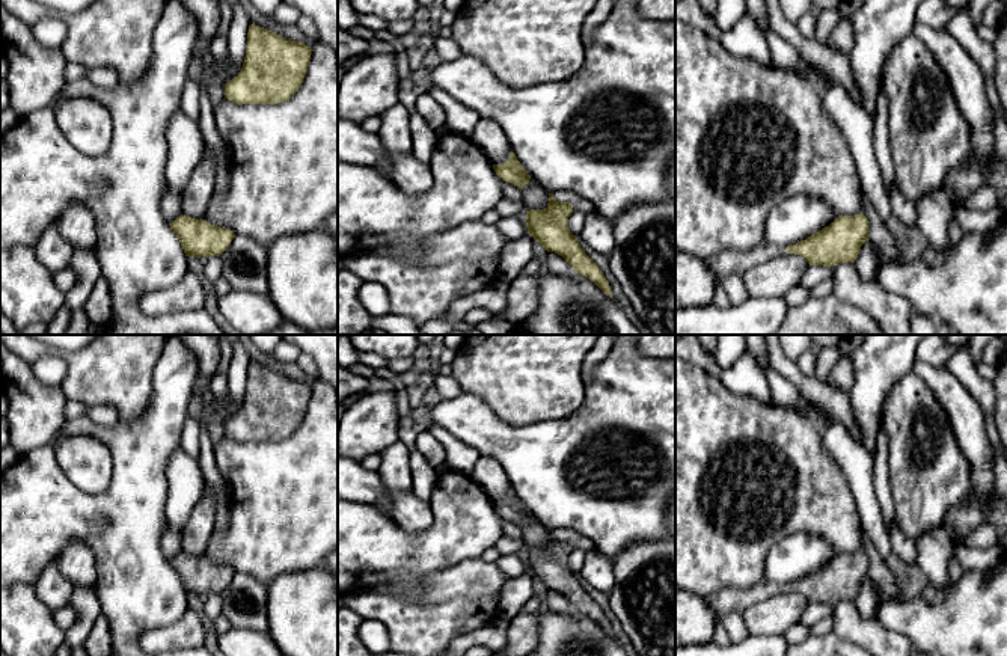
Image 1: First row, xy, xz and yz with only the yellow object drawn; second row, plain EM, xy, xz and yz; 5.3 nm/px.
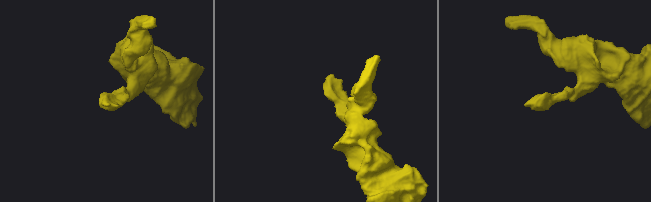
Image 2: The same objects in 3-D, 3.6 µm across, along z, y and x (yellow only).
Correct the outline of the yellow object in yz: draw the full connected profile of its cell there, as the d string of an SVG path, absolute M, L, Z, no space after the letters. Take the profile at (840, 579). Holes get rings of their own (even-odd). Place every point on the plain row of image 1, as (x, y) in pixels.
M862 550L838 553L822 569L787 584L785 590L803 594L810 603L834 605L855 600L861 584L870 578L868 570L868 558Z

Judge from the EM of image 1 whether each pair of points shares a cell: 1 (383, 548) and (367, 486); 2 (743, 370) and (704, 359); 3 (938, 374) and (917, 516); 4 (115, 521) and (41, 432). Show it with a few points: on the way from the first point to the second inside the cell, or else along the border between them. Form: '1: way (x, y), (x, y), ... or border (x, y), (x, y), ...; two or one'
1: border (353, 501), (373, 505); two
2: way (734, 373), (719, 373), (713, 367); one
3: border (912, 371), (941, 404), (951, 427); two
4: border (52, 444), (30, 448), (21, 454); two

